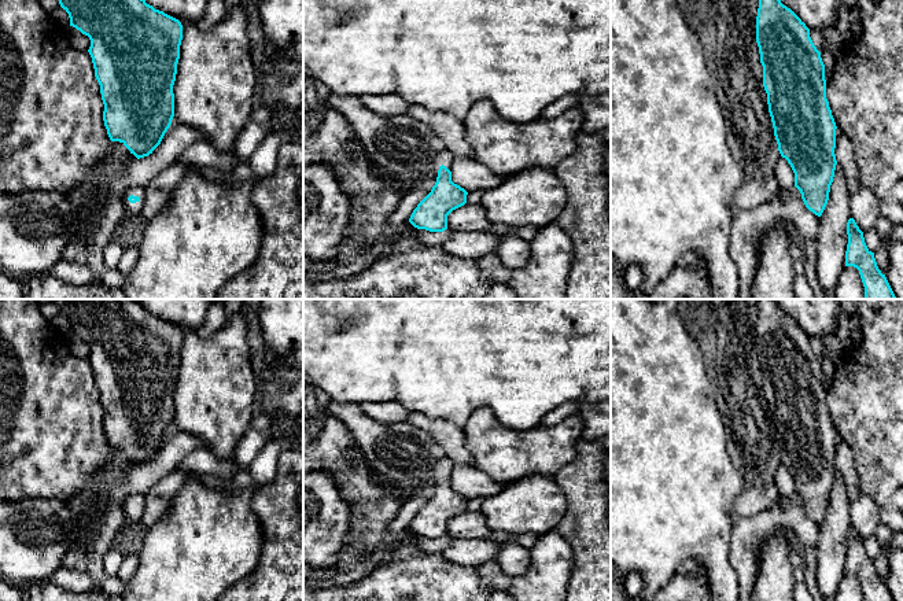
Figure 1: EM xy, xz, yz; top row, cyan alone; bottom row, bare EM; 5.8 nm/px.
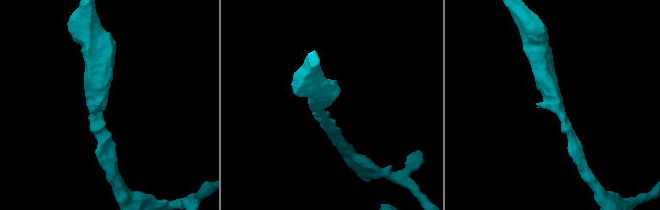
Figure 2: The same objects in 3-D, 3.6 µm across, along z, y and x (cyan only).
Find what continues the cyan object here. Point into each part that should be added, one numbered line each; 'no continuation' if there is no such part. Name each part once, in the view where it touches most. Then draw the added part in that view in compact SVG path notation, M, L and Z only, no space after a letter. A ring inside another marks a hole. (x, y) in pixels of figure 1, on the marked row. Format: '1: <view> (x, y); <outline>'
1: xy (133, 209); M132 187L125 192L126 215L140 215L145 199L145 188Z

